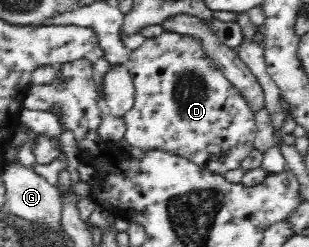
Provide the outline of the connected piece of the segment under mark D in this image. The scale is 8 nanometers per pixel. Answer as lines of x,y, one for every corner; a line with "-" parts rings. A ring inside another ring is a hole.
163,32
146,41
124,63
135,87
134,105
124,114
125,139
130,147
142,150
159,149
185,157
200,167
223,175
240,169
242,161
255,151
254,140
258,133
255,113
244,92
222,73
207,57
198,39
179,33

